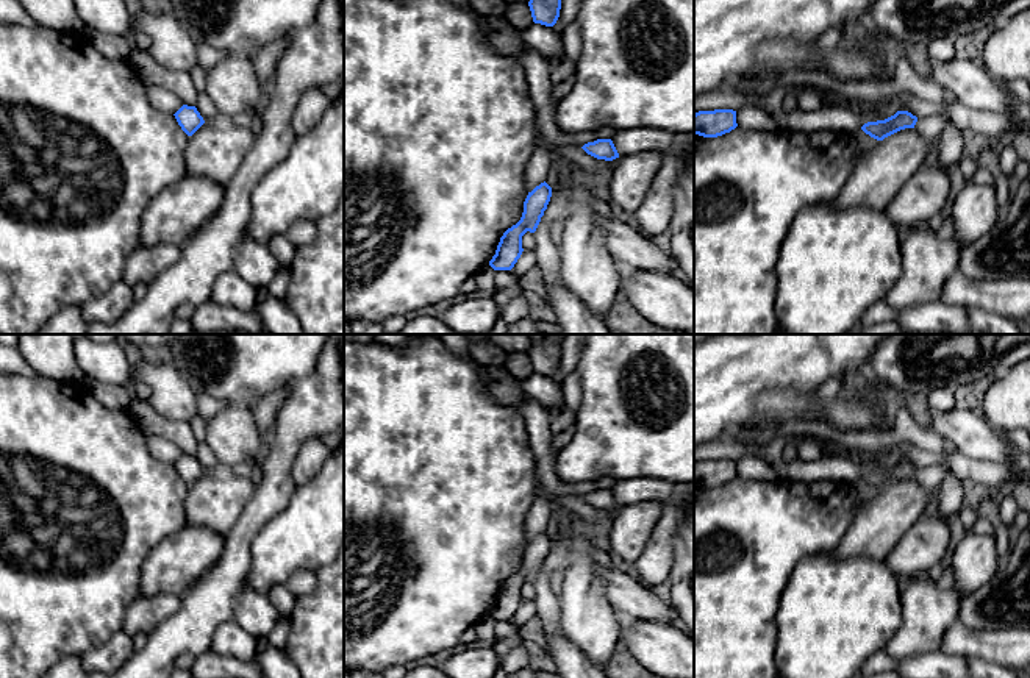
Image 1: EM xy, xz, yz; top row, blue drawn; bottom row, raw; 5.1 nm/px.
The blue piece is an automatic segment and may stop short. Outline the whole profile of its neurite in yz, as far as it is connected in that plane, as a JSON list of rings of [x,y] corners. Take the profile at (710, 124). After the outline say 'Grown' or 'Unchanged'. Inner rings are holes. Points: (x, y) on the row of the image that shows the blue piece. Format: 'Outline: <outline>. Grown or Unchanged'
Outline: [[[733,109],[699,111],[694,114],[694,134],[703,137],[717,137],[736,127],[736,111]]]. Unchanged

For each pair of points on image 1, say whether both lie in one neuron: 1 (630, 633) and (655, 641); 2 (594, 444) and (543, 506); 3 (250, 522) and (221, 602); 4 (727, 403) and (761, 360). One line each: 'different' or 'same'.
1: same
2: different
3: same
4: same

